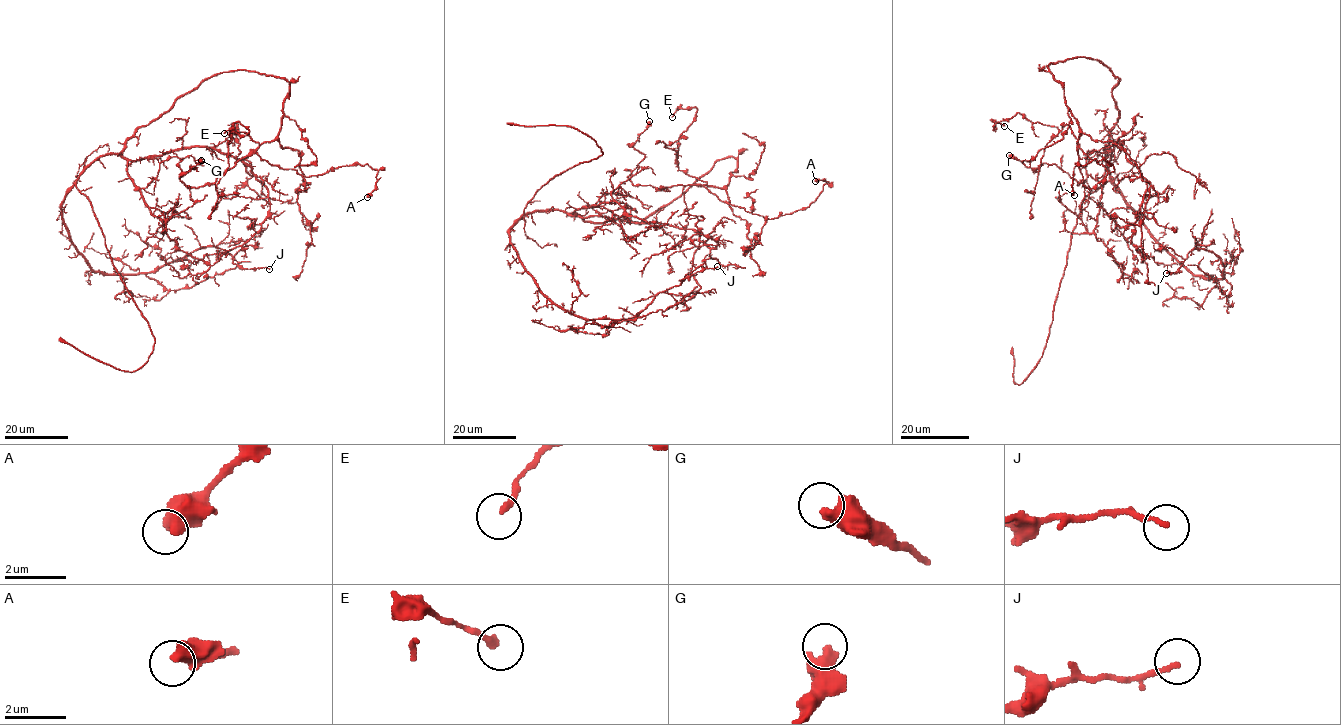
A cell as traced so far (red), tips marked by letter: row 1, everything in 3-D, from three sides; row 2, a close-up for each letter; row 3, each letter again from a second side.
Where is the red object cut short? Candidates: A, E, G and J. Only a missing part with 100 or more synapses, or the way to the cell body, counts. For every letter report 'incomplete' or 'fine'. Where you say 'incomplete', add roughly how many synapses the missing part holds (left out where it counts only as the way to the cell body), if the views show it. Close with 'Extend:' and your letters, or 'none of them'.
A: fine
E: fine
G: fine
J: fine
Extend: none of them

